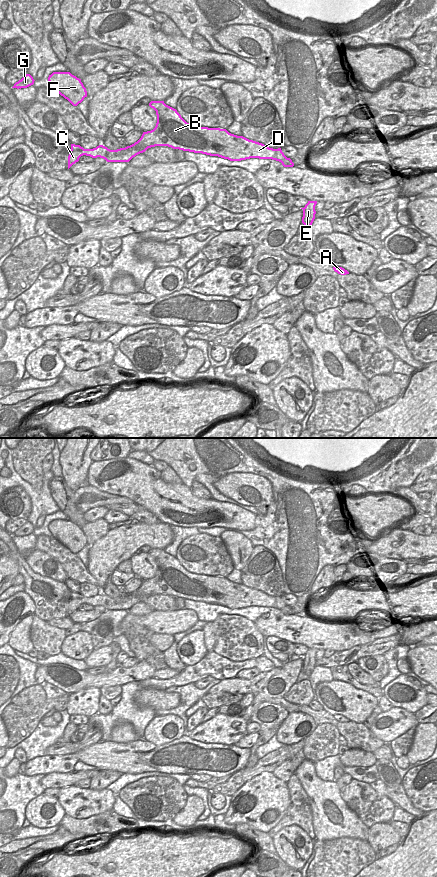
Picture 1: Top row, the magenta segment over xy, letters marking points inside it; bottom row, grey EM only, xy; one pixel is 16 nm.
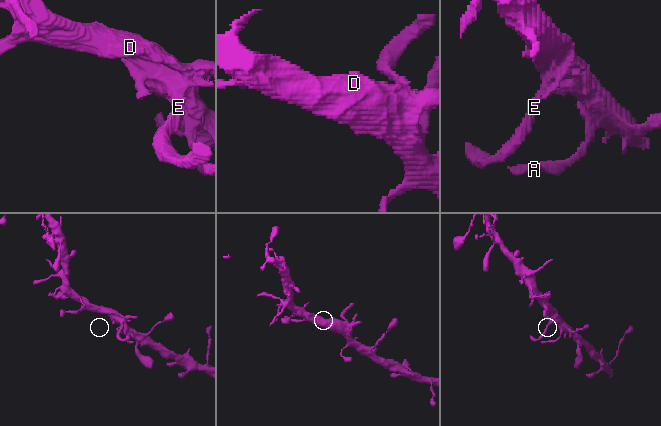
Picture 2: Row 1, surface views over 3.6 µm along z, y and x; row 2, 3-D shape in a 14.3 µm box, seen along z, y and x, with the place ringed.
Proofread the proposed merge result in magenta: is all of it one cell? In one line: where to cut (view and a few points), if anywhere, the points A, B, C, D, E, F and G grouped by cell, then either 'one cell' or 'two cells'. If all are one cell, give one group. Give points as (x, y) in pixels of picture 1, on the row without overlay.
cut none; groups A B C D E F G; one cell

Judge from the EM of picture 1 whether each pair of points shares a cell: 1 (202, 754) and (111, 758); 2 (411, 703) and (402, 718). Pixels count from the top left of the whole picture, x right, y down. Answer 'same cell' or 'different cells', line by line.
1: same cell
2: different cells

